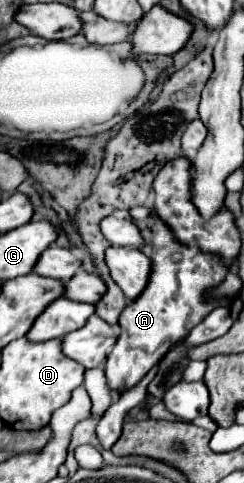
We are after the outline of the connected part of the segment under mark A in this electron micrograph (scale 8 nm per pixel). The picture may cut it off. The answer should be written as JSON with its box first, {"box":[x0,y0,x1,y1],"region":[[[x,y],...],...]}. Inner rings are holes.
{"box":[107,218,227,390],"region":[[[153,218],[151,226],[151,260],[153,270],[143,294],[137,296],[131,304],[123,308],[119,314],[121,336],[115,342],[107,358],[107,384],[111,390],[127,390],[135,386],[153,364],[157,364],[163,354],[169,350],[173,342],[187,336],[193,326],[203,322],[203,318],[219,304],[205,304],[203,290],[217,286],[225,280],[227,270],[221,266],[221,258],[217,254],[201,254],[201,250],[193,250],[191,246],[181,246],[173,234],[169,234],[169,226],[161,222],[161,218]]]}

